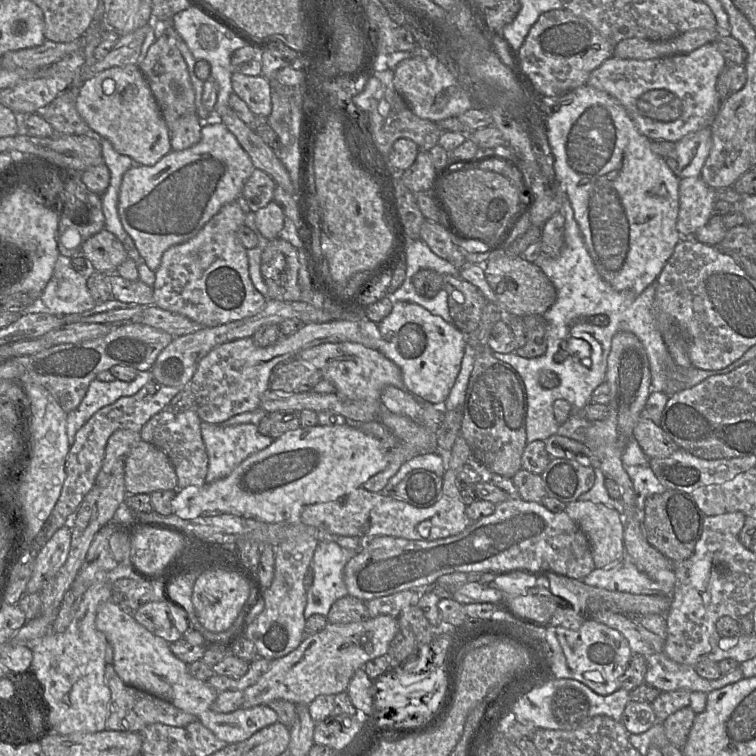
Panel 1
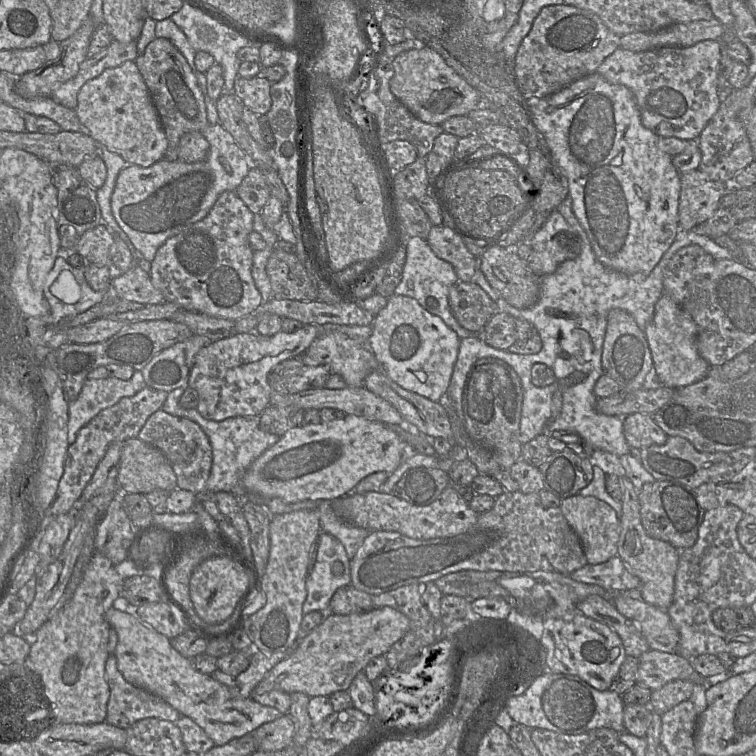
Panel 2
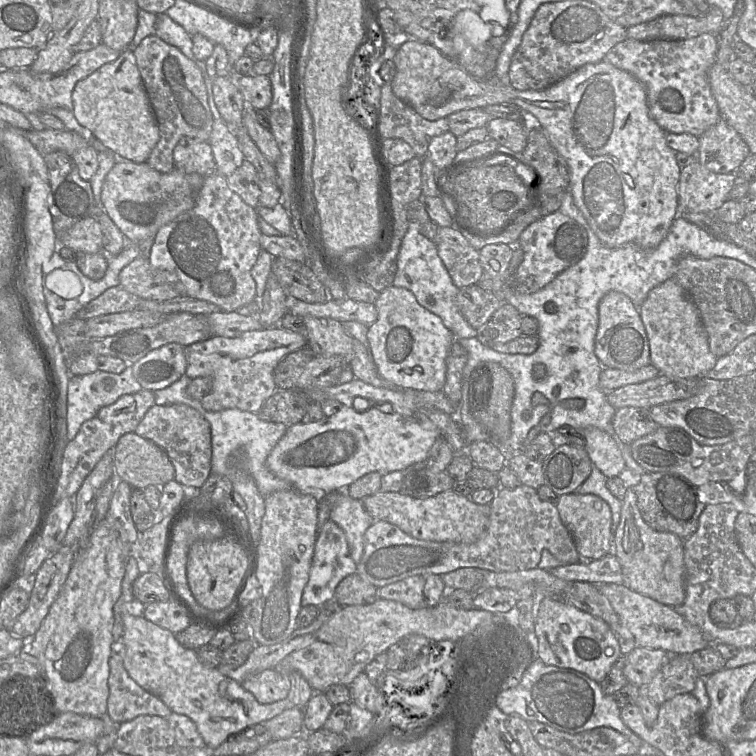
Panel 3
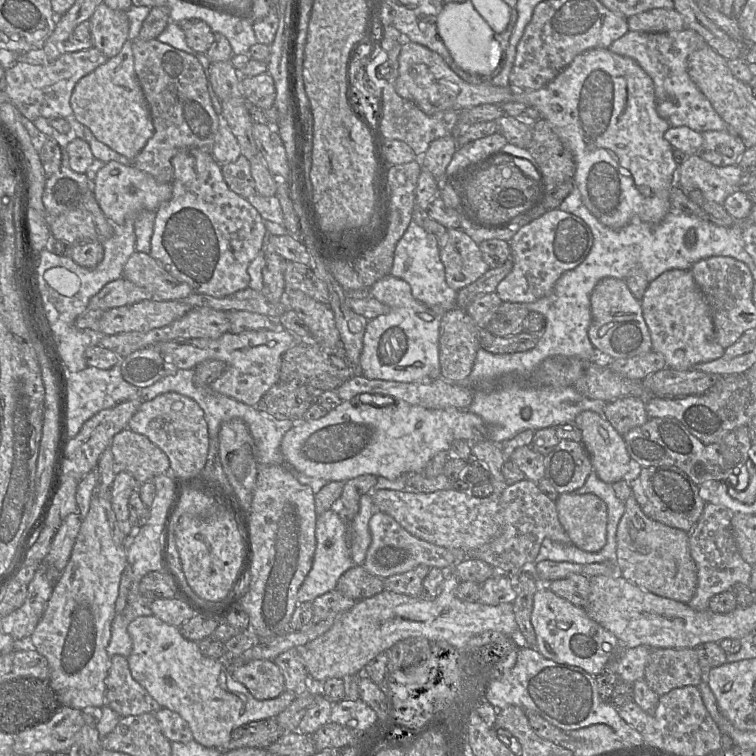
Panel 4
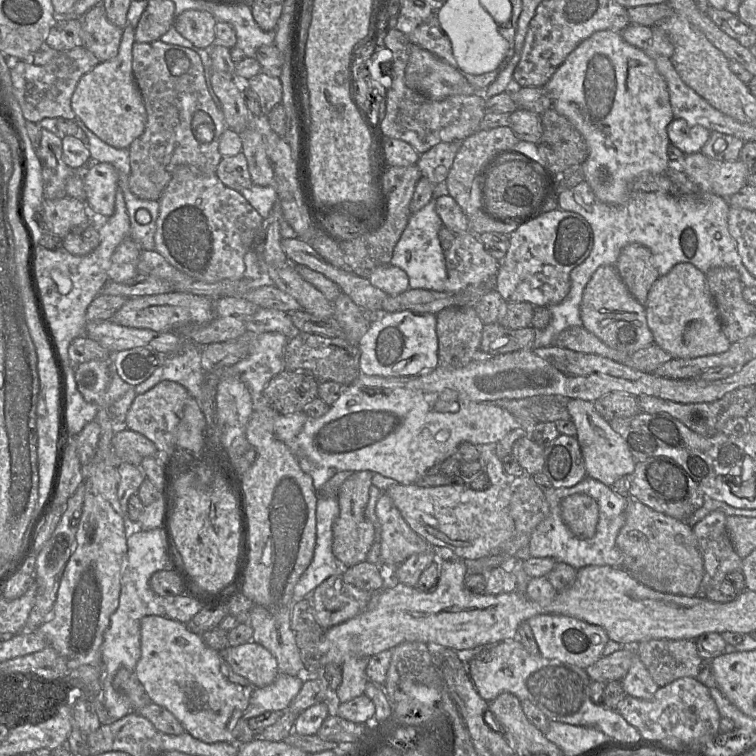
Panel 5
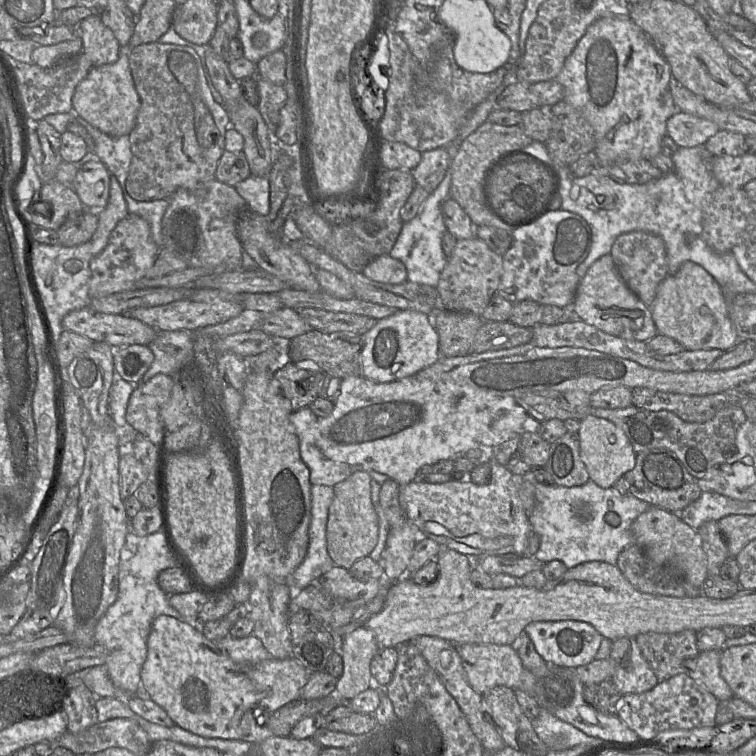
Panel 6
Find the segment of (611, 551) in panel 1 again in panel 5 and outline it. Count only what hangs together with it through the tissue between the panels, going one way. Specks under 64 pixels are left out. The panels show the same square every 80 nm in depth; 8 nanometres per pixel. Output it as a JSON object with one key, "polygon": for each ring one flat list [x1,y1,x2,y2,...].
{"polygon":[[573,494,561,501,561,517,574,536,589,539,595,535,599,519,599,506,586,494]]}

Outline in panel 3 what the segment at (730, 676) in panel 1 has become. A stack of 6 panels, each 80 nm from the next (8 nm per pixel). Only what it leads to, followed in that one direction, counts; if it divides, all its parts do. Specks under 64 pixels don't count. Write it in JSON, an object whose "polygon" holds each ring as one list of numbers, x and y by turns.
{"polygon":[[634,648,626,655,624,675,628,683,632,683,638,687,646,687,658,670,673,655,678,654,668,653,662,649]]}

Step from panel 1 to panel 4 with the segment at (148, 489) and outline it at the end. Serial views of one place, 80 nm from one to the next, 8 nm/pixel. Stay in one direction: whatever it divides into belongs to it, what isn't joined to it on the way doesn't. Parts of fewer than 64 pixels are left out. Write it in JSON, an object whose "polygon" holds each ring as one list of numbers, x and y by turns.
{"polygon":[[128,428,114,436,111,450,117,469,130,473,139,484,170,471,166,454,147,437]]}

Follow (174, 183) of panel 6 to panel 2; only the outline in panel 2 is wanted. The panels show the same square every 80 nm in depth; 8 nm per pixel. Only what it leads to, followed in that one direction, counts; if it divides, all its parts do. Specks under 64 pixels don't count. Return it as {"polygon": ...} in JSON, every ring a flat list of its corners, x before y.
{"polygon":[[155,38,146,47,143,54,138,55,135,63,149,90,153,104,161,120,167,138,167,149,163,159,168,161,177,160,178,144,181,136,187,132,197,131,203,133,209,126,207,110,203,93,198,85,197,78,192,72,187,60,177,47,166,38]]}

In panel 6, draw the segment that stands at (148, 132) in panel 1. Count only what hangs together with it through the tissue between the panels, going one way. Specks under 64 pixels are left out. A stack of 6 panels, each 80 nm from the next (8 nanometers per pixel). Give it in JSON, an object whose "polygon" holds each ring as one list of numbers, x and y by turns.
{"polygon":[[129,45,120,46,120,56,116,62,92,67,77,85,72,97,74,113,110,137,129,136,141,106,129,66,131,49]]}

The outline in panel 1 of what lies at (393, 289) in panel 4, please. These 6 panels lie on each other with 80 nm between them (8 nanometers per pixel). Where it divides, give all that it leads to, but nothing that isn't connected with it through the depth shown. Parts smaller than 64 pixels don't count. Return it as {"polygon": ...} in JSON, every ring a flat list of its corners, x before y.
{"polygon":[[410,302,394,303,391,313,378,323,378,329,382,338,380,352,400,368,405,389,418,399,442,406,459,374,467,336,454,324,447,323,442,317]]}

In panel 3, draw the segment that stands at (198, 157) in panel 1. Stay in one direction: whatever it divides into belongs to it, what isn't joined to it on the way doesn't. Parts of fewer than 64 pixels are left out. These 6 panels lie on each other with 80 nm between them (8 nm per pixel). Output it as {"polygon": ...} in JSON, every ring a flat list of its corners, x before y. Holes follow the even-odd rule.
{"polygon":[[214,120,208,140,216,163,217,171,228,177,244,161,236,137,229,131,223,120],[117,162,104,179,101,189,101,201,105,212,126,240,138,244,144,239,154,238,161,227,192,209,202,184,203,177,196,173,187,174,175,168,169,173,161,173,147,163]]}

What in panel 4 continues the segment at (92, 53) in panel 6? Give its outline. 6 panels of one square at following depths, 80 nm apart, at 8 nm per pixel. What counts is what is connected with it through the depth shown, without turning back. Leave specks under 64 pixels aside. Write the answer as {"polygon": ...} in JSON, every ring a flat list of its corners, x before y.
{"polygon":[[101,3,88,20,93,47,108,58,115,57,128,39,129,18,125,11,113,10]]}

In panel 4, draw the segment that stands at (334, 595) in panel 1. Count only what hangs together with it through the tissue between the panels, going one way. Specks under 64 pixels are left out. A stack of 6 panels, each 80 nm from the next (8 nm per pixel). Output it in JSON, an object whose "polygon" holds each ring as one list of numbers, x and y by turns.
{"polygon":[[338,507,318,515,315,532,316,550,313,563,311,570,298,590,298,603,313,602,316,597,336,589,341,576,354,566,350,556,349,528,341,516]]}

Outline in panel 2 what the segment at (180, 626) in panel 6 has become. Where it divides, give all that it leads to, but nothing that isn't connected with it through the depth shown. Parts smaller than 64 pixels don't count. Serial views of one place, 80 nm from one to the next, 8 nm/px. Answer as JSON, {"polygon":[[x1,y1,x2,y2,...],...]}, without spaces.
{"polygon":[[112,606,106,611,105,619,118,636,114,655,117,660,118,670,124,679,128,683,161,698,182,716,192,719,204,730,215,746,223,746,233,739,252,733,263,724,272,722,283,715,276,708,263,706,251,698,233,697,231,690,227,686,216,681,211,675,198,672,193,667,191,659,183,657,172,647,170,639,156,632,138,618,116,610]]}

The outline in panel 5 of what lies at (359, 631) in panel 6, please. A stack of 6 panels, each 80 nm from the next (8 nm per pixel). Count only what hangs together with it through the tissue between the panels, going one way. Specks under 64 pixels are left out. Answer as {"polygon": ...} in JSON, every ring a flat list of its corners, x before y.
{"polygon":[[350,658,342,663,342,682,334,692,334,703,345,703,364,694,369,682,367,659]]}

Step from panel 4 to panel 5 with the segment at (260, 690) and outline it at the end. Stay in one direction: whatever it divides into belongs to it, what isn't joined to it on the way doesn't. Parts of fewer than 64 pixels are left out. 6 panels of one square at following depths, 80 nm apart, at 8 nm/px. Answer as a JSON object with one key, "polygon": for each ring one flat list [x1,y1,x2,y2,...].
{"polygon":[[252,640,239,646,228,646,219,653,234,673,258,688,270,685,279,674,276,659]]}

